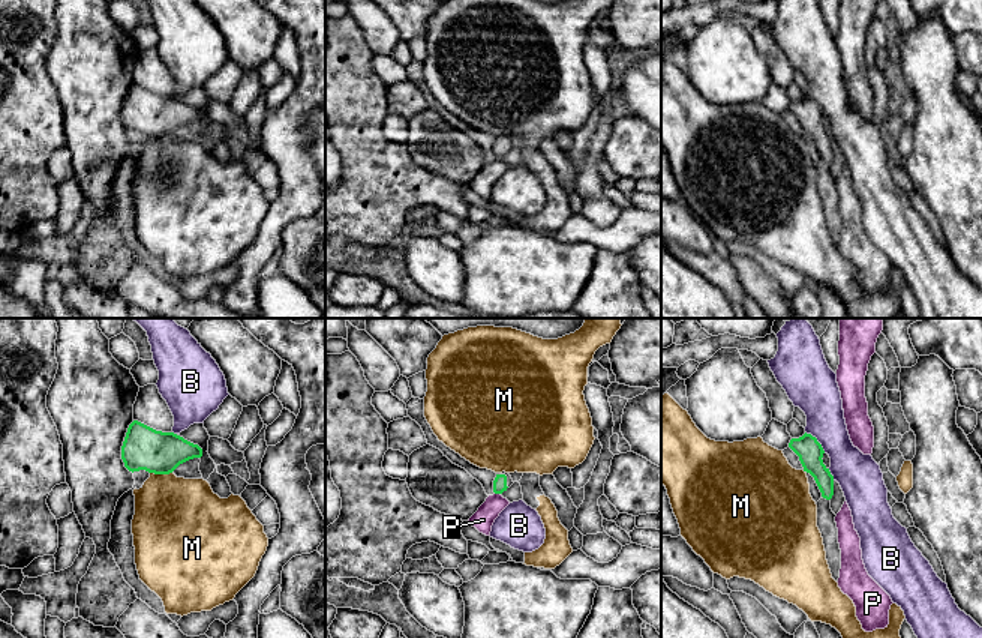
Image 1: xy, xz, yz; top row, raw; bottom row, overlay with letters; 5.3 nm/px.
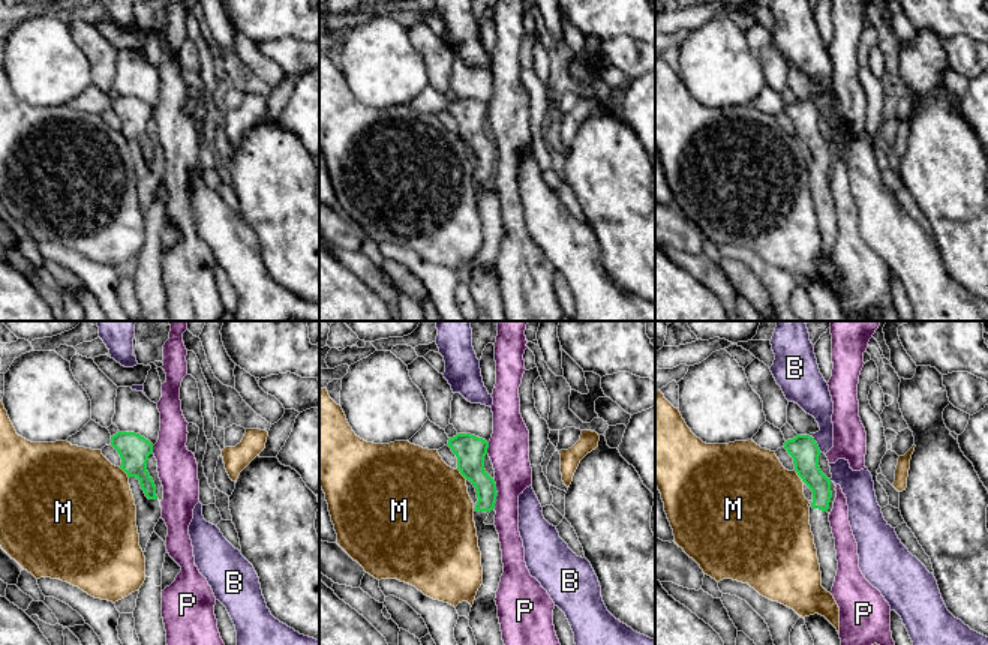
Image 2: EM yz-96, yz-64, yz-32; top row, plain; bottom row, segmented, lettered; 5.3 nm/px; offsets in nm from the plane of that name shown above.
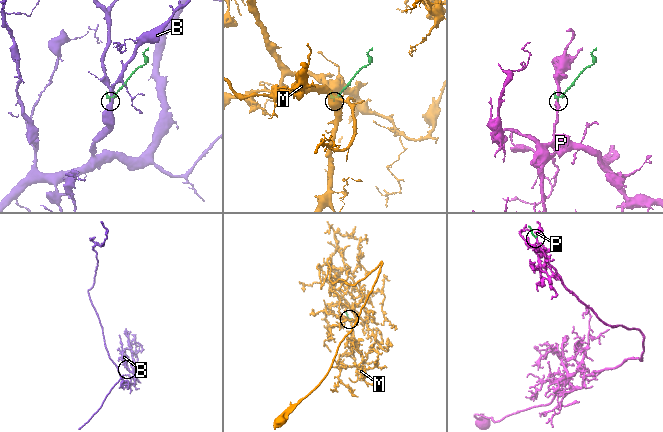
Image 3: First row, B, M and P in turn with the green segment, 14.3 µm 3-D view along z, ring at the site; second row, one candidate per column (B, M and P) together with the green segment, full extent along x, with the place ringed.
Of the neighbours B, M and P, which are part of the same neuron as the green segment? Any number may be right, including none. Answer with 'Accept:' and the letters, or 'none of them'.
Accept: none of them

